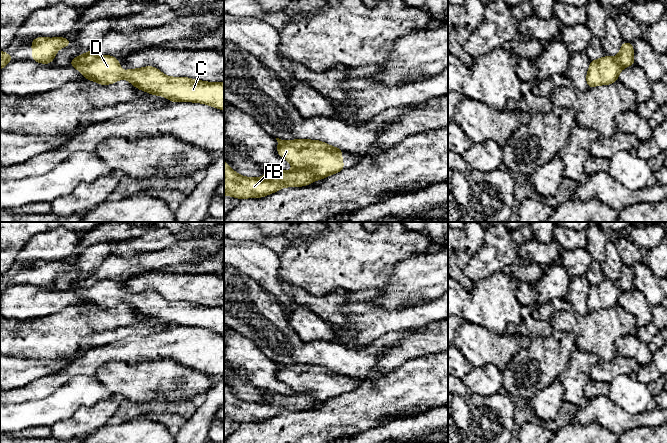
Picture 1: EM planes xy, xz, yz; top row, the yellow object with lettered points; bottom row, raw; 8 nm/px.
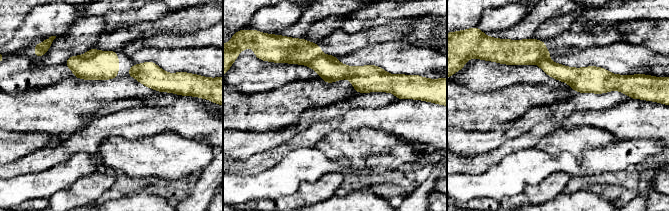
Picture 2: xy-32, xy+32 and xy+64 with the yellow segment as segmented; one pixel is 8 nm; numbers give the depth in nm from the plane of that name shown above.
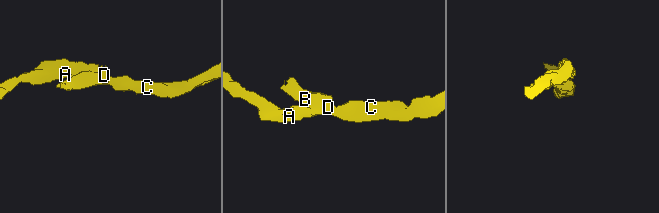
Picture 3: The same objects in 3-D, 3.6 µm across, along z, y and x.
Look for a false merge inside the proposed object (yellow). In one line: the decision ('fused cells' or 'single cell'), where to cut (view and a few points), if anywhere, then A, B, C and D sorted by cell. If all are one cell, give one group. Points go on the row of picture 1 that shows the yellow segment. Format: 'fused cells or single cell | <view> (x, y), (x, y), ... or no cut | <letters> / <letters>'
fused cells | xy (98, 56), (88, 62), (73, 61), (70, 64) | A / B C D

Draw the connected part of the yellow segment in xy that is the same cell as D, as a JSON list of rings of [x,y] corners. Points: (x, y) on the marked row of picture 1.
[[[103,55],[89,63],[74,61],[71,64],[80,70],[86,80],[101,85],[127,79],[137,89],[159,95],[175,102],[197,102],[224,110],[224,82],[210,83],[186,77],[168,77],[153,66],[121,70],[118,58]]]

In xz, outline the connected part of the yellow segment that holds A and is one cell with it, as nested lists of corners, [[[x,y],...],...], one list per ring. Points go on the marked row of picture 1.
[[[224,161],[224,195],[243,198],[259,198],[279,191],[283,187],[301,187],[318,180],[310,169],[282,171],[267,168],[262,178],[249,178],[237,174]]]

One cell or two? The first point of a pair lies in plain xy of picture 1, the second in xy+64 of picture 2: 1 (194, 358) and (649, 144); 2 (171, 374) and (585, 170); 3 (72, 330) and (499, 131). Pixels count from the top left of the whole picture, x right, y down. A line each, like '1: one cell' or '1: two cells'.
1: two cells
2: two cells
3: two cells

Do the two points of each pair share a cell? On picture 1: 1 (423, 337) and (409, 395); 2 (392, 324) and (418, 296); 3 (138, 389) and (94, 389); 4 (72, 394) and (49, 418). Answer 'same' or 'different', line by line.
1: different
2: different
3: different
4: same

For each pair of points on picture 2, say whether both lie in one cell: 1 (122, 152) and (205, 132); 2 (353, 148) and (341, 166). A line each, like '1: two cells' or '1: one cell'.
1: two cells
2: two cells

